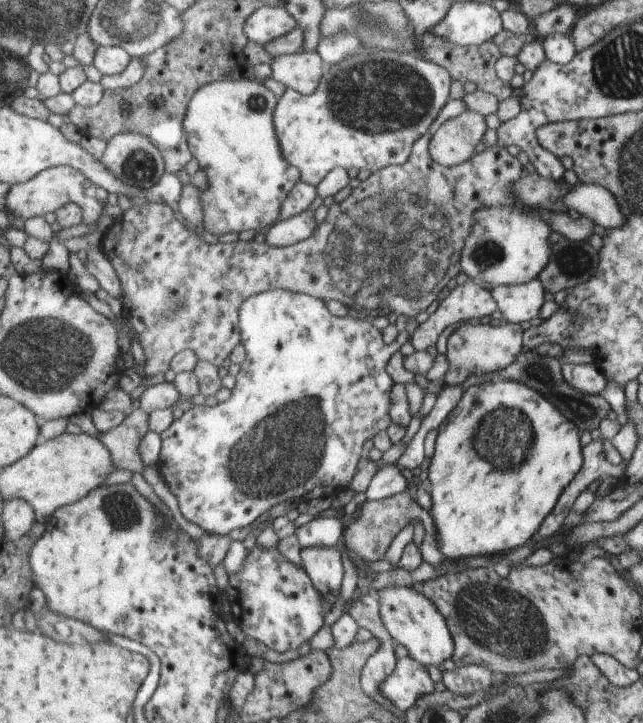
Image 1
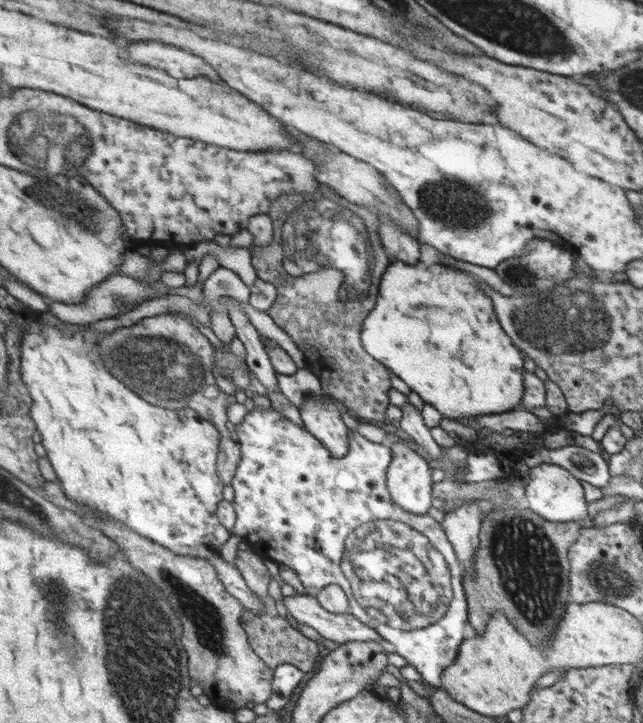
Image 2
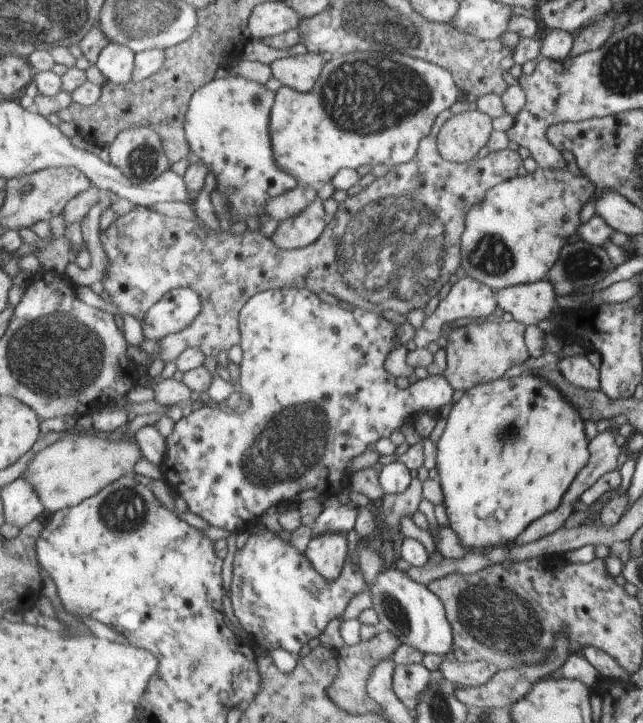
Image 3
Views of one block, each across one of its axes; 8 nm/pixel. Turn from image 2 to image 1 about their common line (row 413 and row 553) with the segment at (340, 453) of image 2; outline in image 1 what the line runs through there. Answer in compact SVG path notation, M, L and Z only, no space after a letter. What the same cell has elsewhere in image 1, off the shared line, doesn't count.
M336 547L303 548L300 550L300 566L307 572L311 584L319 594L335 592L341 584L343 567Z

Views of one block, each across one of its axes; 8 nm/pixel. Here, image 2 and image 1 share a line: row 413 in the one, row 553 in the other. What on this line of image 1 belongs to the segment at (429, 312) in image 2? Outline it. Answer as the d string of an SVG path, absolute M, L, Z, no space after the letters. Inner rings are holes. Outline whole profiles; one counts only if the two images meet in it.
M500 378L497 382L469 386L436 430L434 449L425 464L424 485L431 497L429 514L435 528L432 543L444 559L497 556L523 546L535 535L558 496L574 479L573 474L577 475L582 467L582 448L575 424L559 414L537 390L515 380ZM521 462L525 462L525 470L515 468ZM503 468L515 468L515 472L497 472Z

